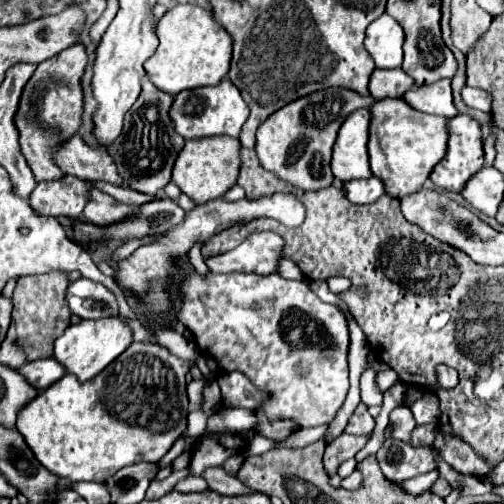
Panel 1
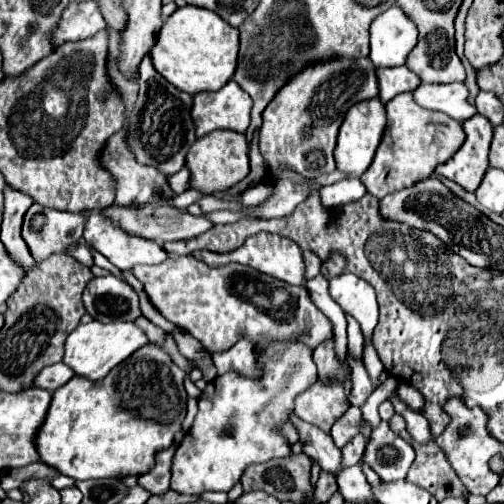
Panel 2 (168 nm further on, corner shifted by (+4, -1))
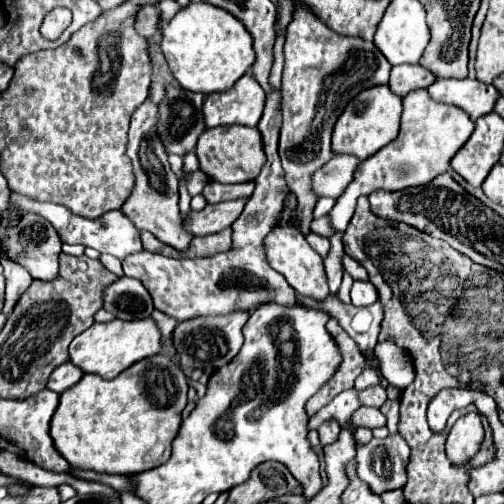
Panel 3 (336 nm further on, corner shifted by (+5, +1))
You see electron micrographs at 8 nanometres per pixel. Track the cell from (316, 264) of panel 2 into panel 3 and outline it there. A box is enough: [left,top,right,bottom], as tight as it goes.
[306,232,330,259]

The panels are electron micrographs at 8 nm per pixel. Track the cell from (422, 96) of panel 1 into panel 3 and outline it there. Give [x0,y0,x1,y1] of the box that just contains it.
[428,79,500,121]

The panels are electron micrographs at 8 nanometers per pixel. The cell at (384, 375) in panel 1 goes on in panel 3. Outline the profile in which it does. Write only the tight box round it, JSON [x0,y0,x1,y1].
[352,281,378,306]

